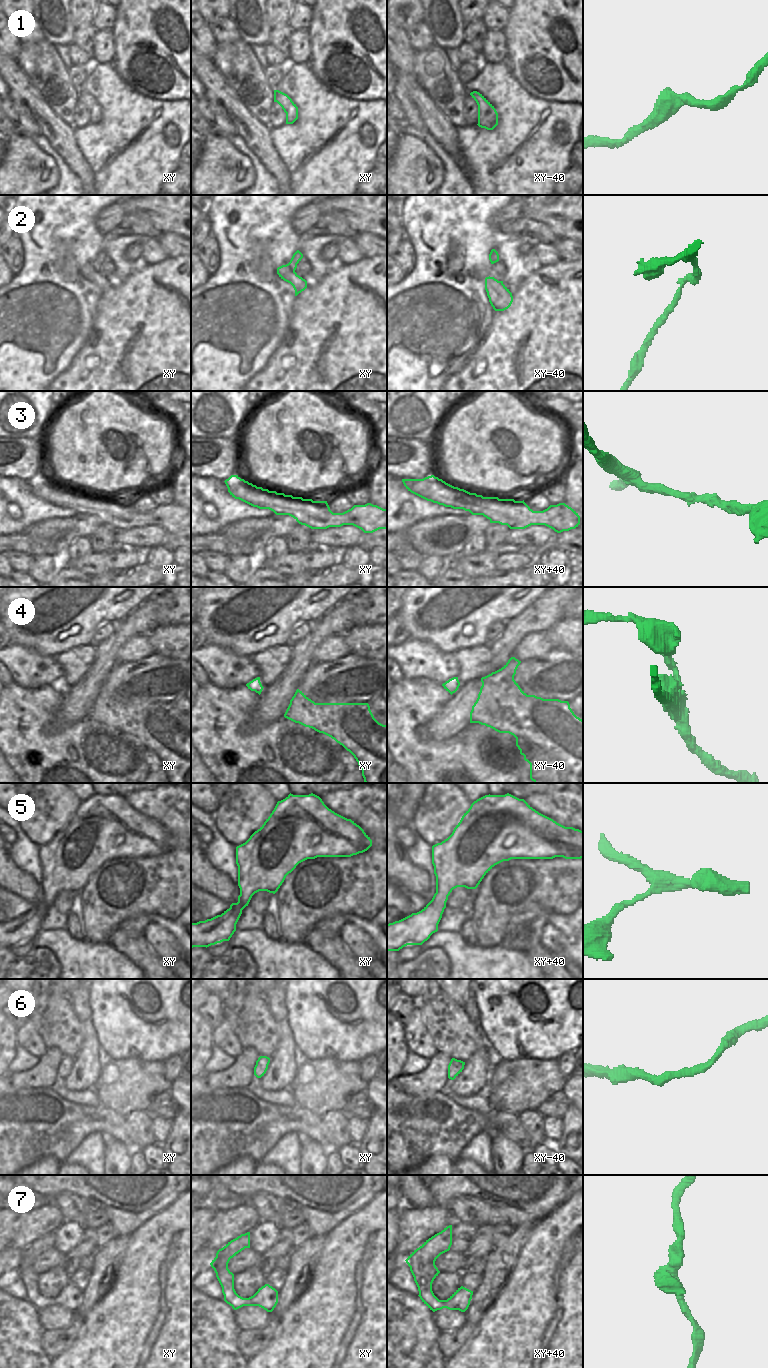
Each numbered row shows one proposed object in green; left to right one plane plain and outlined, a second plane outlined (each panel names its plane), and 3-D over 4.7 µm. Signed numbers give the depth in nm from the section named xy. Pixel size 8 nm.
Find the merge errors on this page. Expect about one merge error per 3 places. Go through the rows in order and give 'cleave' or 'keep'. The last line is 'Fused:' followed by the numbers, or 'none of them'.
1: keep
2: keep
3: keep
4: cleave
5: keep
6: keep
7: keep
Fused: 4

